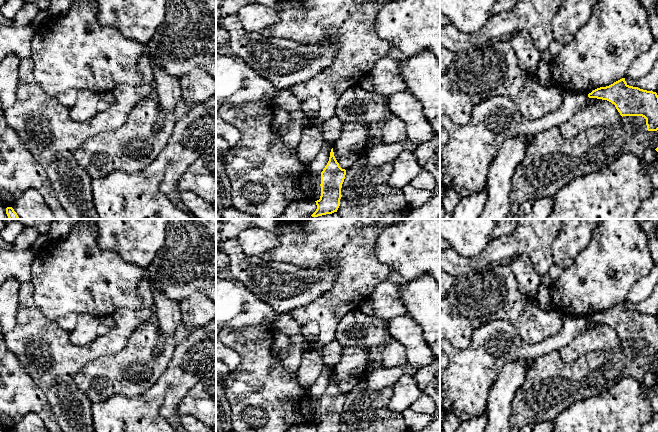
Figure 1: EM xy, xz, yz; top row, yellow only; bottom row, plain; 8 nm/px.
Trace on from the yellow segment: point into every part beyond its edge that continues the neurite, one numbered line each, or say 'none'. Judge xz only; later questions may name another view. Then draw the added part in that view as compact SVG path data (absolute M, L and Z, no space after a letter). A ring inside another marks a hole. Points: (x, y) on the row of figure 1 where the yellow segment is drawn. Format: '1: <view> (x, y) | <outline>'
none

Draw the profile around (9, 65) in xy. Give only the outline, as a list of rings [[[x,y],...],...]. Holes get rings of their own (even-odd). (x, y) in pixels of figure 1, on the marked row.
[[[8,55],[0,61],[0,111],[2,112],[15,102],[20,62],[16,55]]]

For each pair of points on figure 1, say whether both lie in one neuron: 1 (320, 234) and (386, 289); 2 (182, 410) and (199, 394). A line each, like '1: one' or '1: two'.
1: two
2: one

